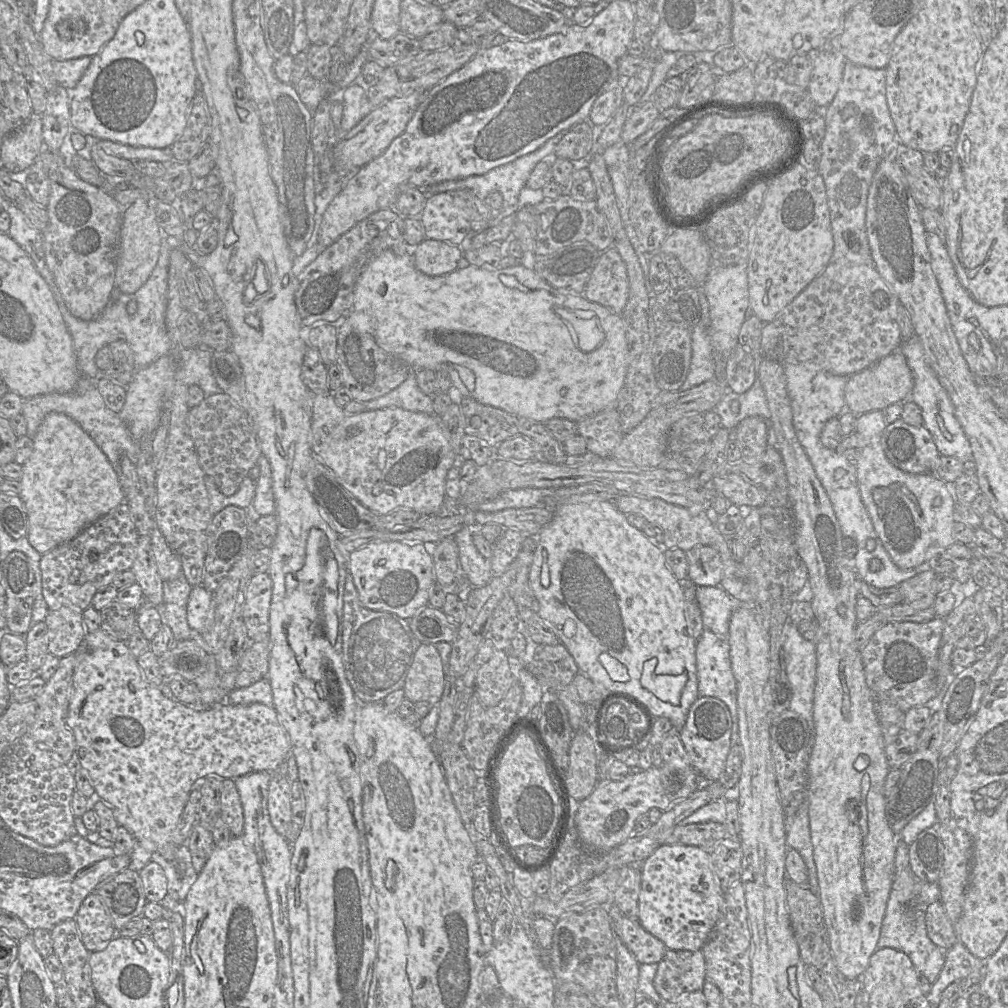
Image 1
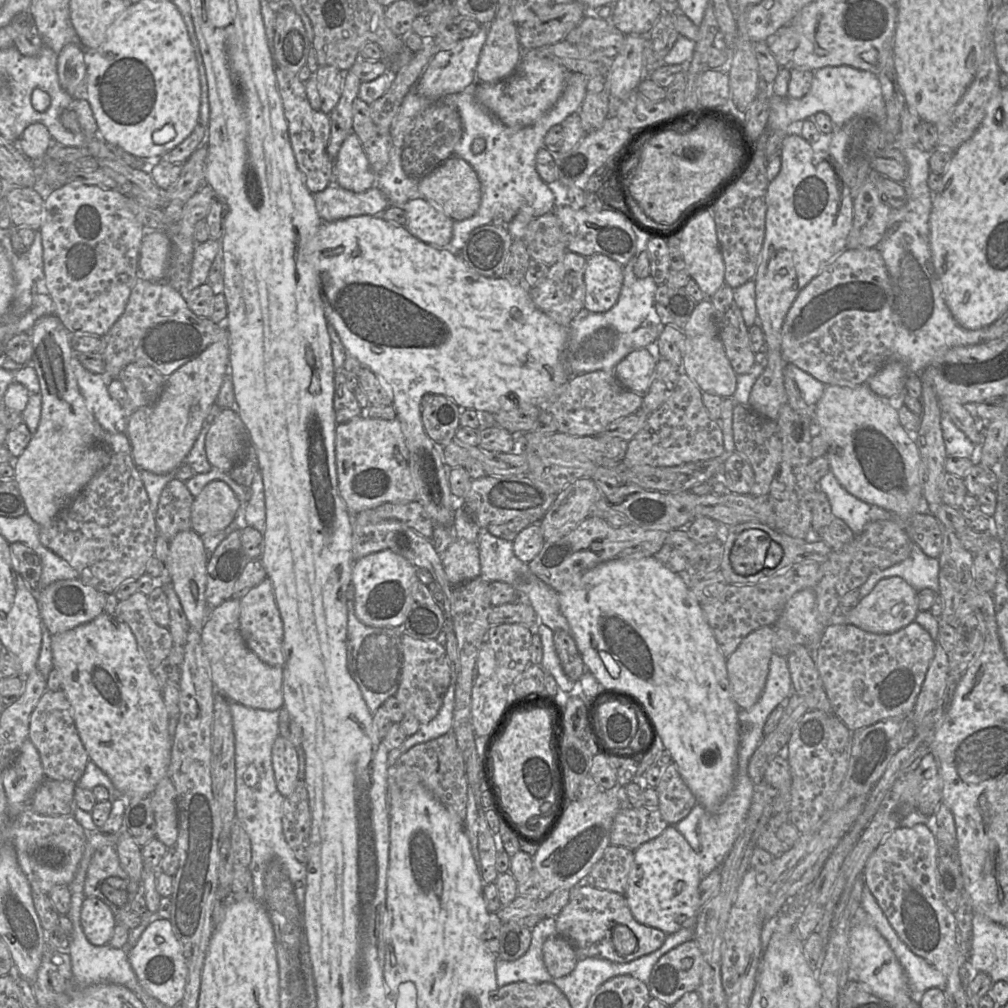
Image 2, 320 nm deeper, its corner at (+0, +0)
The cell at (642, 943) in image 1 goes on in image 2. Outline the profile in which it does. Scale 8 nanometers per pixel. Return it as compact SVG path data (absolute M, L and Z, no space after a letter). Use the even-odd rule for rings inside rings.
M583 882L571 889L569 902L556 916L556 929L558 935L566 938L573 945L578 958L597 957L616 963L627 963L641 956L654 952L662 946L667 936L667 934L660 929L639 923L633 917L625 895L621 895L609 890L599 889L586 882ZM617 924L622 924L630 928L638 941L636 950L626 956L621 956L616 951L612 942L612 930Z

